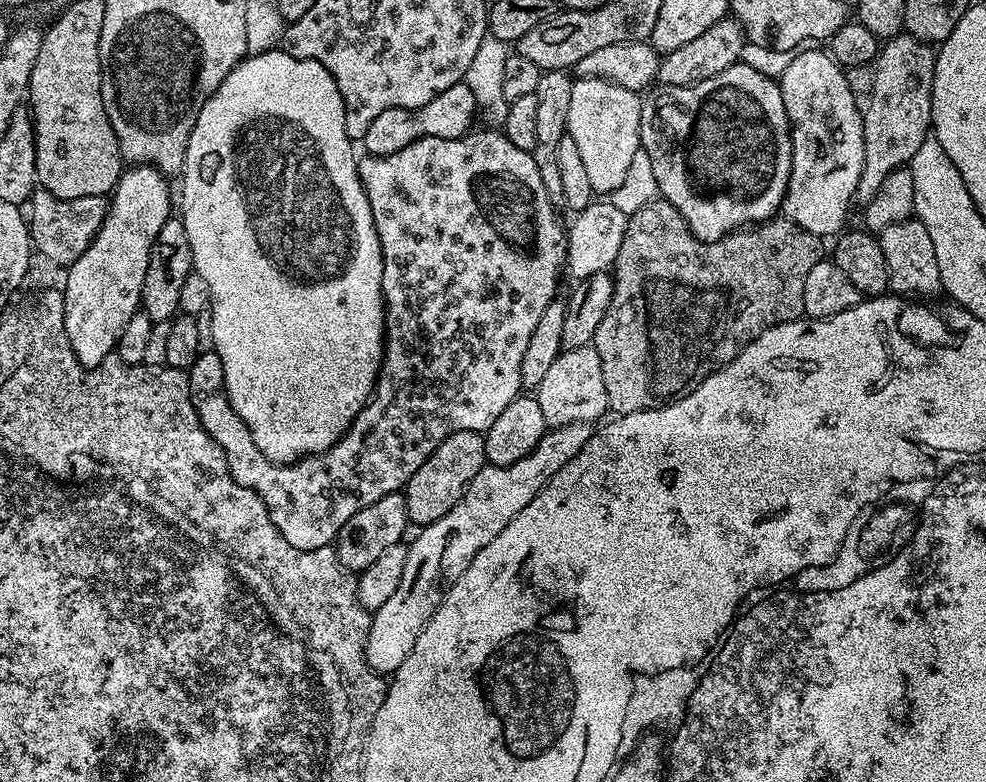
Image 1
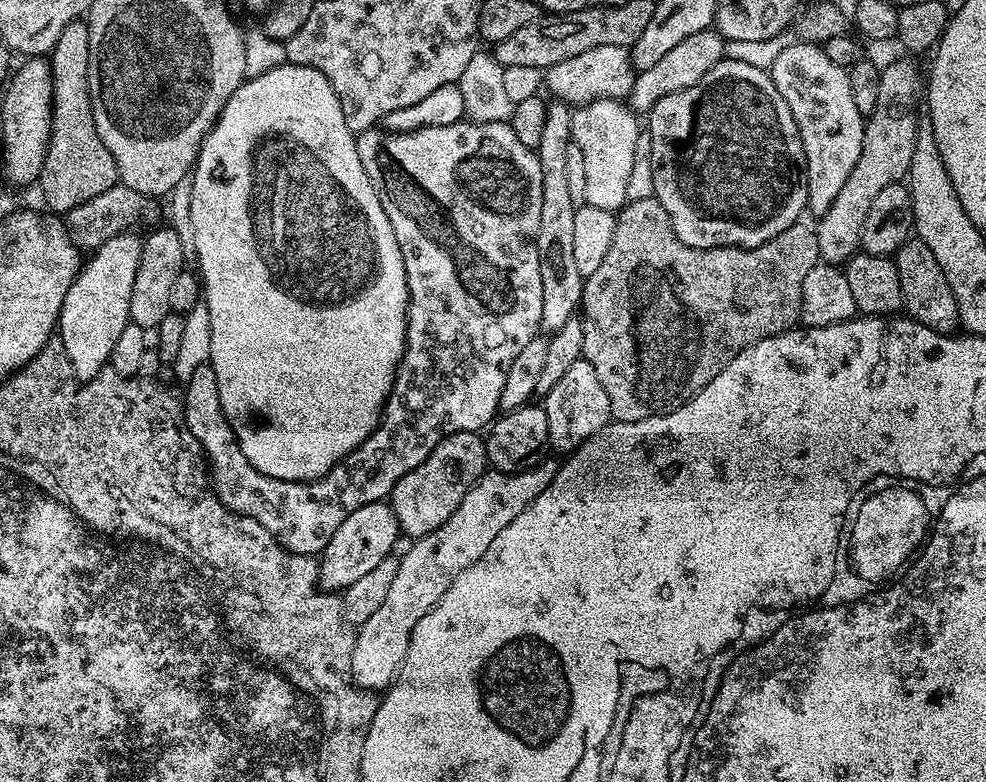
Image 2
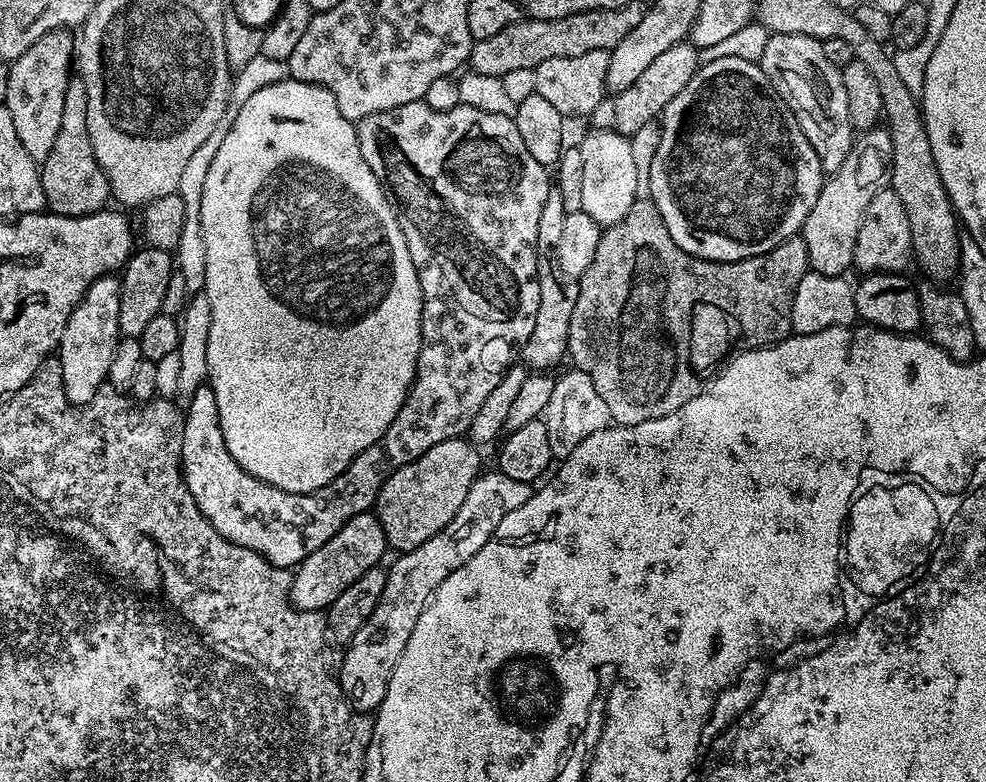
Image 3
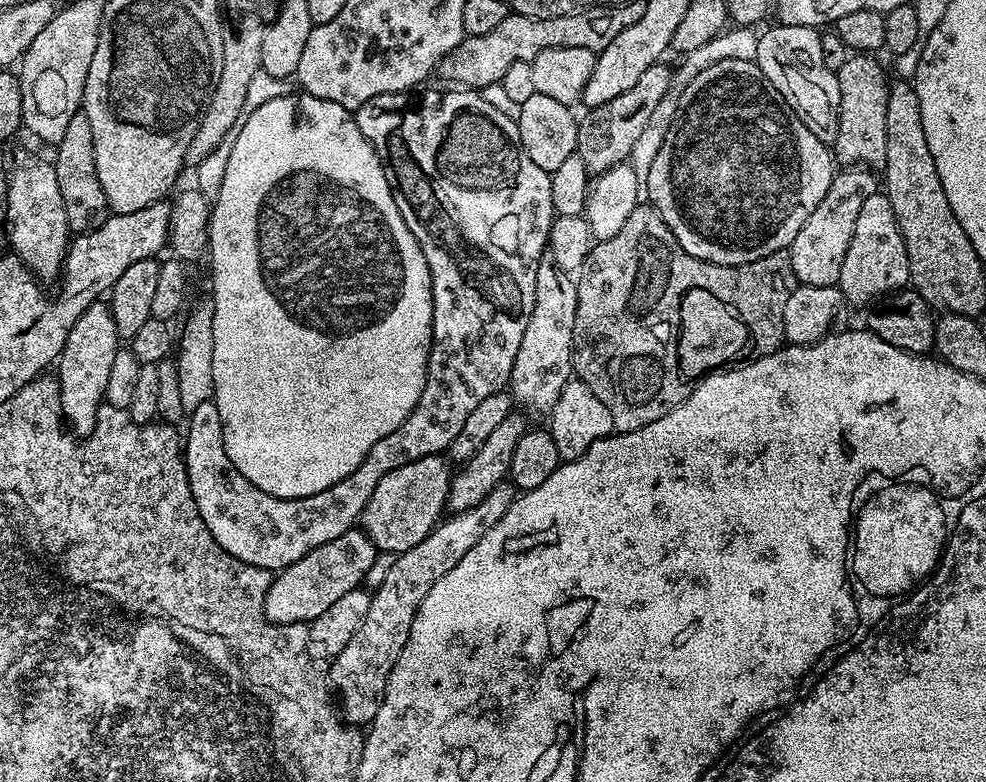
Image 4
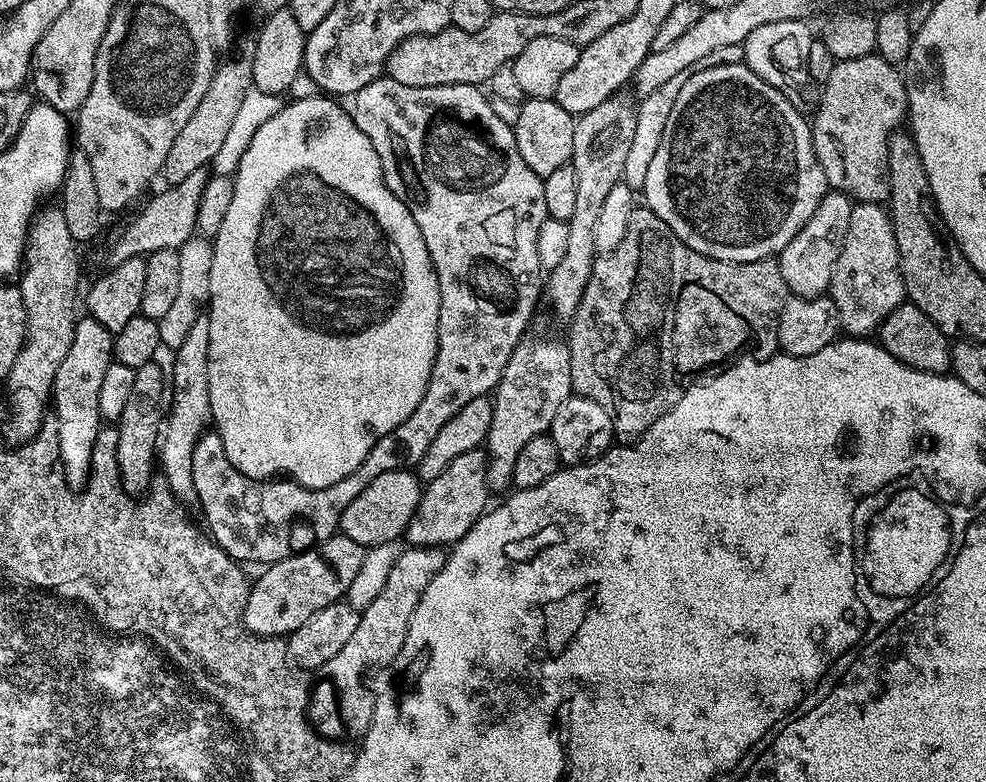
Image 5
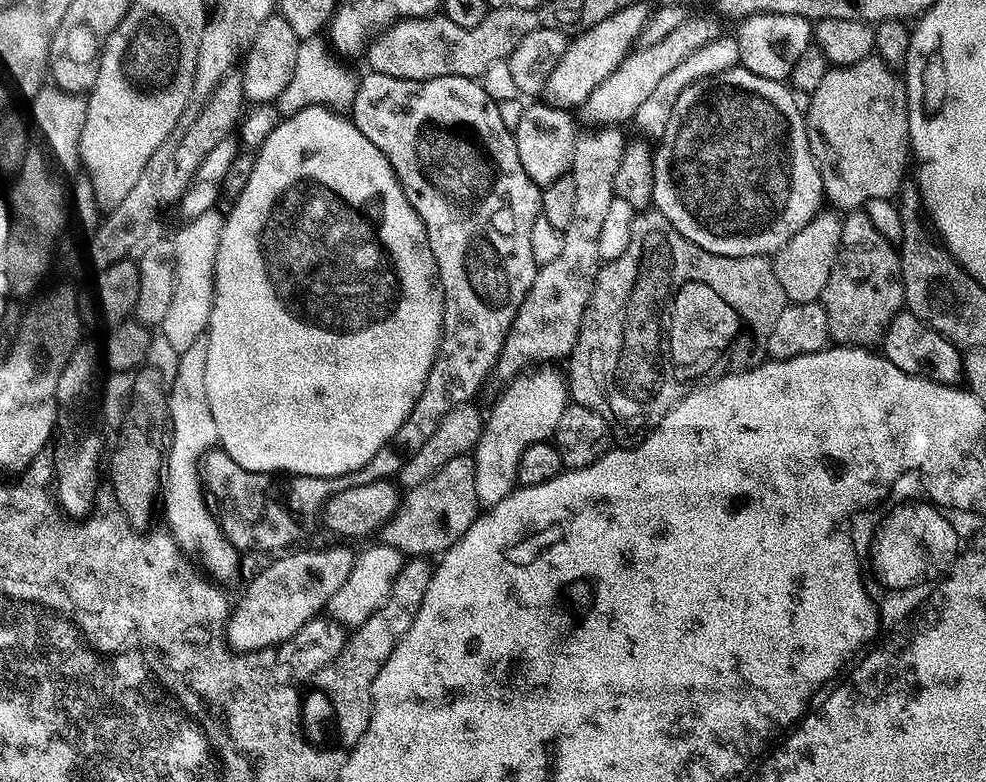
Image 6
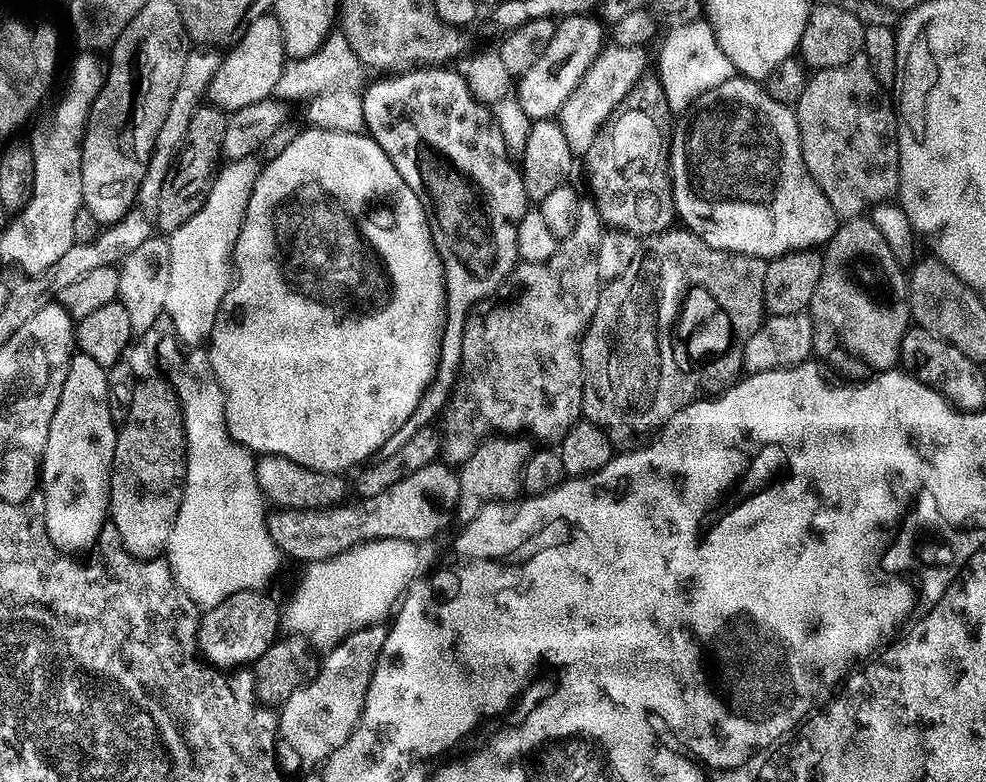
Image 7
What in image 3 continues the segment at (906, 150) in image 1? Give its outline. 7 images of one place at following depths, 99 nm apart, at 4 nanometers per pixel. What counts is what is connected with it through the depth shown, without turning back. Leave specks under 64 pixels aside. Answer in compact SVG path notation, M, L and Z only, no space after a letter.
M887 127L869 128L857 135L850 154L846 154L846 162L842 162L838 171L831 173L825 179L822 190L818 194L818 202L814 202L814 210L810 210L810 214L806 214L802 235L806 242L808 267L811 271L827 276L844 276L847 273L847 268L853 267L854 246L858 242L858 230L862 227L862 214L866 214L866 206L870 206L874 194L889 187L891 174L892 146Z

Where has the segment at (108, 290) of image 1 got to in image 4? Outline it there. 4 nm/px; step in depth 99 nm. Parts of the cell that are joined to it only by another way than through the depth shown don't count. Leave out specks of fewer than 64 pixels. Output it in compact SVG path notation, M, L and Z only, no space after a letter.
M107 303L91 304L80 315L78 322L70 326L70 334L66 338L66 346L60 352L58 361L58 379L60 381L60 411L67 427L77 437L89 436L96 425L96 415L104 400L106 381L110 379L110 366L114 362L114 354L122 347L120 335L116 332L112 311Z

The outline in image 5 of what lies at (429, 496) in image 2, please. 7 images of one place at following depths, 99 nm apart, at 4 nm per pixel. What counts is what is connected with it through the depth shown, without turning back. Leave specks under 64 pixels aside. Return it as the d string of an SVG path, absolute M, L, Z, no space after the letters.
M405 470L381 474L378 478L374 478L374 482L370 486L366 486L366 490L362 490L362 494L358 494L358 498L354 498L354 502L350 502L350 506L346 506L346 510L340 518L339 531L354 542L363 544L365 549L399 541L407 533L410 518L416 513L421 491L422 484L415 471Z

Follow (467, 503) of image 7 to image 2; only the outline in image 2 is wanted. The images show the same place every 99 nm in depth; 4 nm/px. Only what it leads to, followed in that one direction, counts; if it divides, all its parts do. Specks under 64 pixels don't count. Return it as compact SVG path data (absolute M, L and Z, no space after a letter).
M555 98L547 101L546 126L542 126L542 142L534 150L542 166L542 211L536 245L542 270L542 322L541 329L551 334L559 330L565 322L577 315L580 299L584 293L585 277L578 274L574 262L574 214L578 205L570 198L566 179L566 146L572 143L573 109L563 100Z

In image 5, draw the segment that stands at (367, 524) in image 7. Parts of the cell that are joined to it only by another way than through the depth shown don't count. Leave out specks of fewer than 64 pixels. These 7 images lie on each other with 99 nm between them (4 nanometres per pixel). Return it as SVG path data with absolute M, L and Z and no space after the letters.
M483 447L466 450L462 458L454 458L438 478L427 481L420 493L416 513L408 523L406 540L418 548L444 548L456 544L472 529L489 507L488 457Z

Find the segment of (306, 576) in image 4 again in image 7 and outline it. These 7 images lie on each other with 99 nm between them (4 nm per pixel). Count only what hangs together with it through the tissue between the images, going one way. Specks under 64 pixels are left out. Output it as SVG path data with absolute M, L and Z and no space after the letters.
M249 590L236 592L230 598L226 598L218 606L207 609L200 617L200 650L209 663L225 670L235 670L241 666L255 665L257 658L266 654L268 647L278 638L276 631L282 628L282 612L276 609L276 604L268 596L263 596L263 591Z

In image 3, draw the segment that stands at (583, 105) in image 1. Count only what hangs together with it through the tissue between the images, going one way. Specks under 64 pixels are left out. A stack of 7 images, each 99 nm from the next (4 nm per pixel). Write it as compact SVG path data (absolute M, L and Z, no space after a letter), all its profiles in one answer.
M597 128L589 131L589 133L589 136L584 141L579 141L578 144L584 159L582 162L583 212L590 214L590 218L594 218L594 222L598 222L601 226L617 224L622 222L622 218L626 218L626 210L630 210L630 206L634 206L634 202L638 199L636 194L638 190L638 170L634 166L632 141L620 132L607 132L605 128Z

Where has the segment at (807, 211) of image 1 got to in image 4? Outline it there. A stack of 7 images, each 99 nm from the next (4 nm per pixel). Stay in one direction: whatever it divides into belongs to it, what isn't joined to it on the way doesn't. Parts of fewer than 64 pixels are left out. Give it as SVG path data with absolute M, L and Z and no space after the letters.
M777 23L775 27L759 33L758 54L754 63L784 95L792 111L807 121L813 132L828 138L835 137L840 120L840 87L838 78L830 74L824 62L821 33L807 24Z

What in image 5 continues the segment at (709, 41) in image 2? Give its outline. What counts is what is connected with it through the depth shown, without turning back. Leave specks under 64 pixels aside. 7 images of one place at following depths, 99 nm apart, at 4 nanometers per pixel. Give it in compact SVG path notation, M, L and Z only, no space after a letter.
M613 98L602 102L602 106L594 106L594 110L575 117L575 121L574 150L570 161L578 178L574 214L570 214L567 221L570 235L566 255L546 276L546 300L549 300L553 310L564 318L571 318L575 314L592 273L598 255L594 246L594 229L610 190L614 190L614 186L621 183L626 154L634 143L636 109L631 103L623 104L620 98Z

